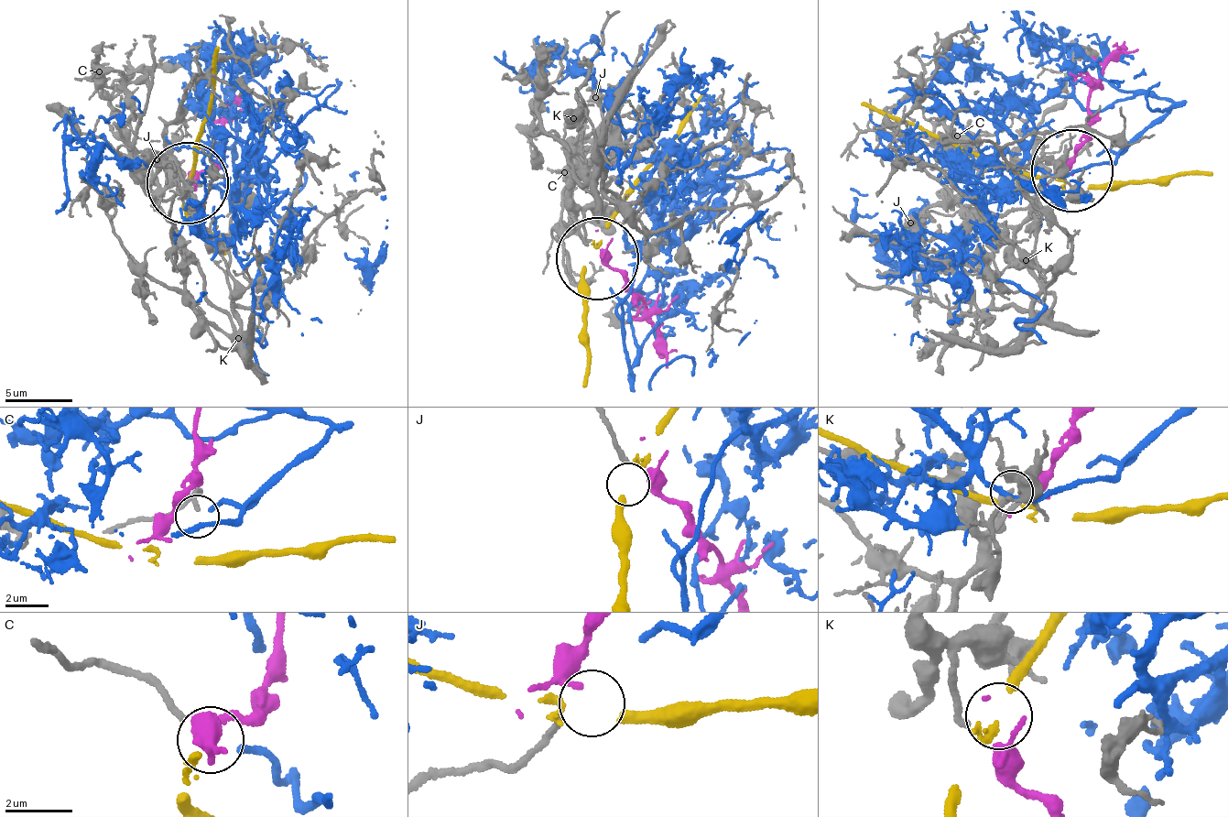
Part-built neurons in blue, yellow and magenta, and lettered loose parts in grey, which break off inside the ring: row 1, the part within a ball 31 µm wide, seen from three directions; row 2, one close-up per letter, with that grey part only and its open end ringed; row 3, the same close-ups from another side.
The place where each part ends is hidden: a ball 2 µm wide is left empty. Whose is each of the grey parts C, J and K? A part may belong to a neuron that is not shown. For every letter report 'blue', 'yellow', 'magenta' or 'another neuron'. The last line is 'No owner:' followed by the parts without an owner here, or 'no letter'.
C: blue
J: another neuron
K: magenta
No owner: J

